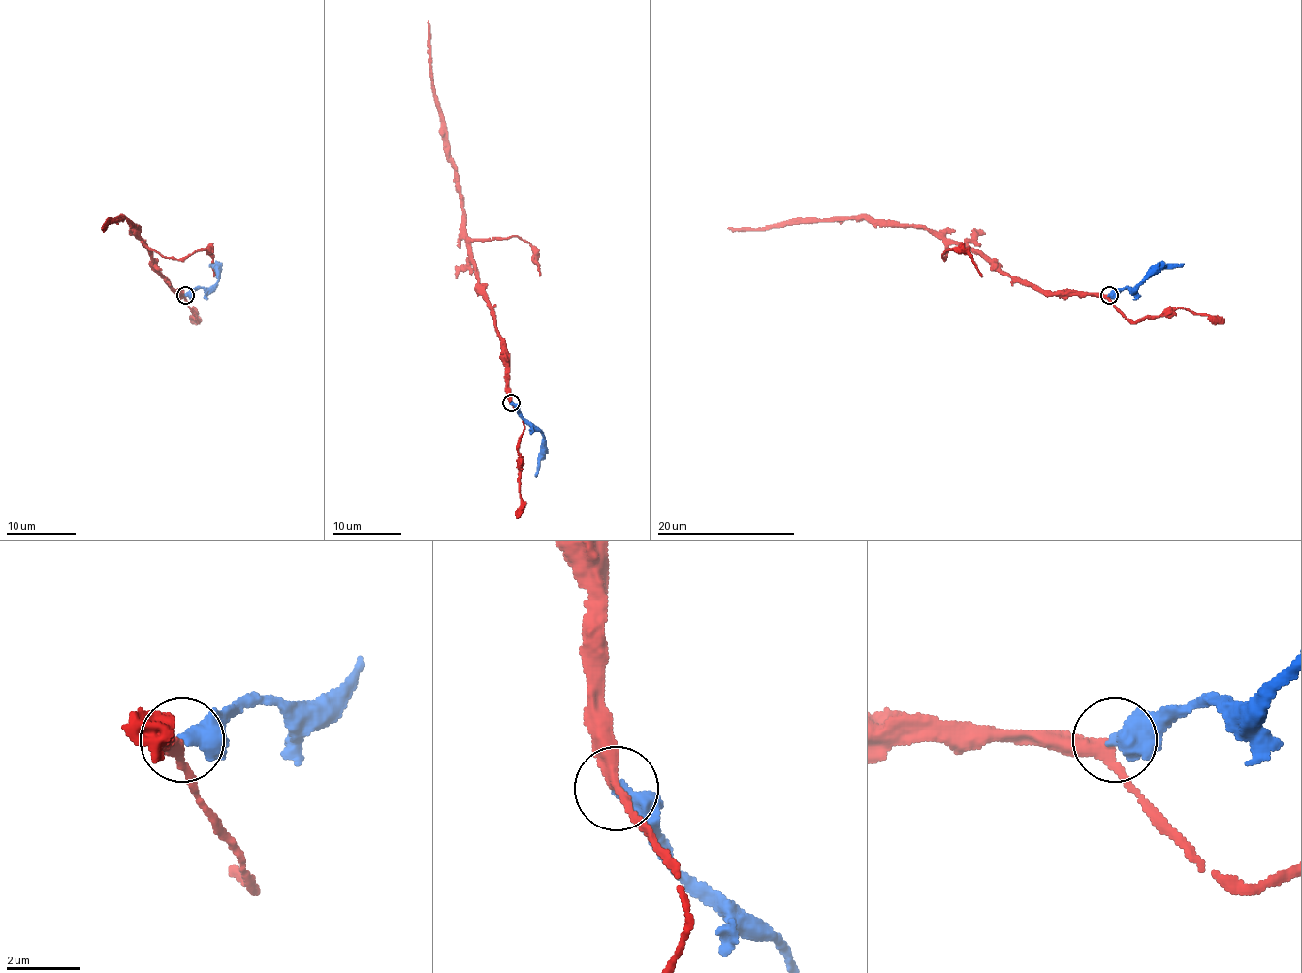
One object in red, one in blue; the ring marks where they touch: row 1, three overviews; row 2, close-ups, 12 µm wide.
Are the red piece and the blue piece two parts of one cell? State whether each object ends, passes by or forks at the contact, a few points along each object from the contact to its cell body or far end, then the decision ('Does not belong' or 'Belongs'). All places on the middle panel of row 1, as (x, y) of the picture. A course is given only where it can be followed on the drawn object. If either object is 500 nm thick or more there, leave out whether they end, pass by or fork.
At the ring red passes by. At the ring blue ends. Course of red: (511, 403), (505, 340), (496, 332), (493, 308), (465, 235), (459, 175), (450, 157), (431, 74), (428, 20). Course of blue: (511, 403), (543, 435), (543, 452), (536, 476). Belongs

